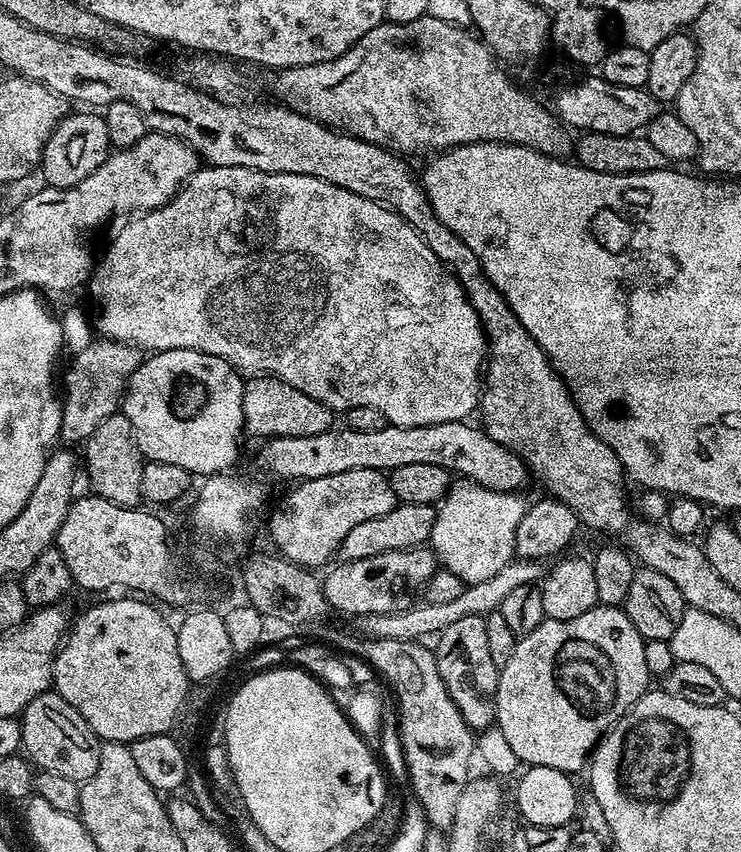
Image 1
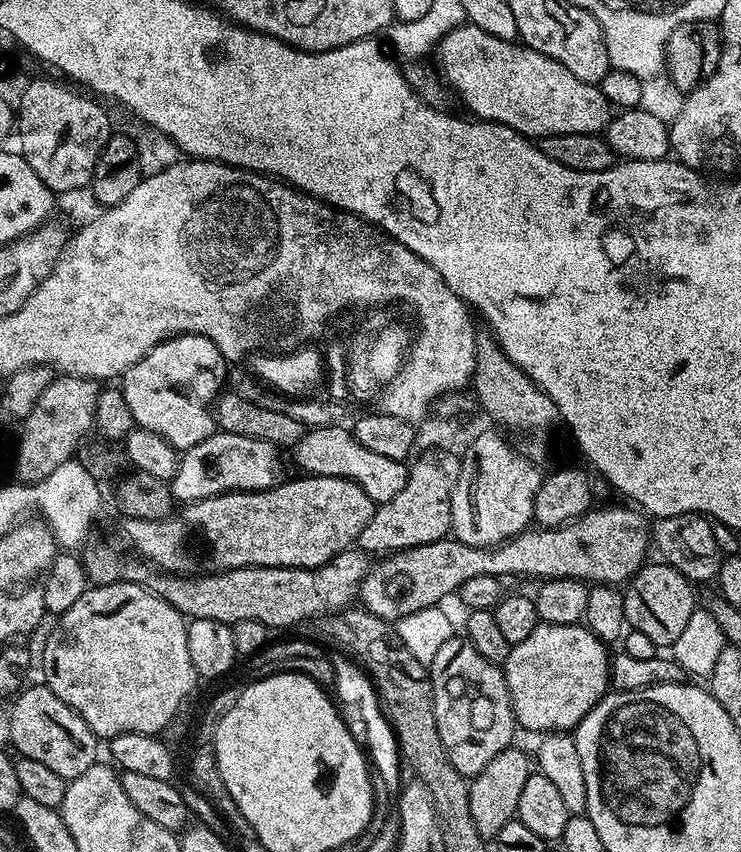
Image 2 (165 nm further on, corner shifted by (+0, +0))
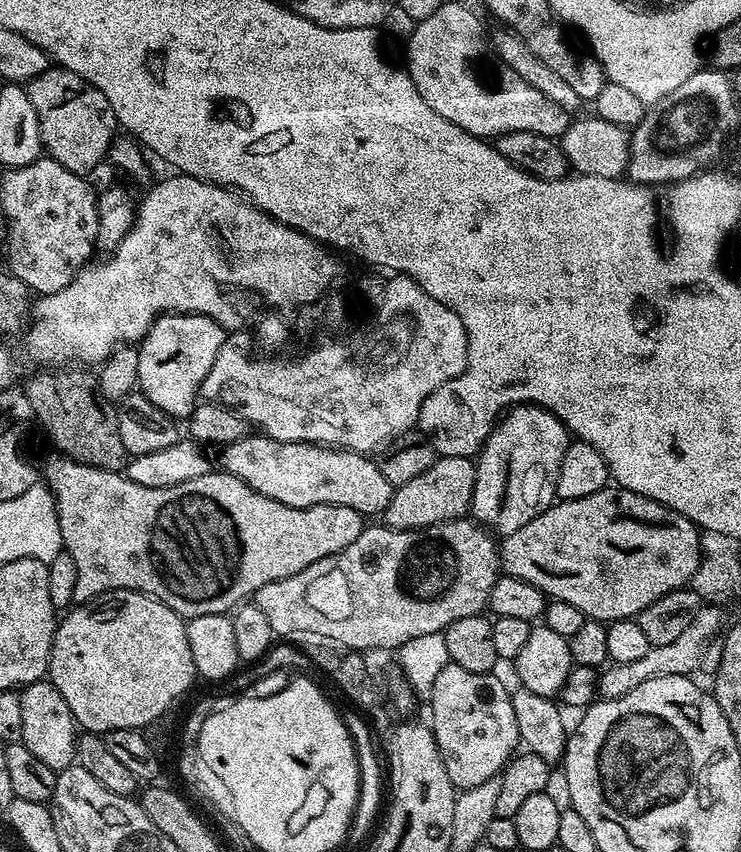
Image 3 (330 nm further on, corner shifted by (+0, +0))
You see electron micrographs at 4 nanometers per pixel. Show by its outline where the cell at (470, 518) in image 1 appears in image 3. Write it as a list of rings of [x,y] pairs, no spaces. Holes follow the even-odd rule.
[[[529,403],[513,407],[488,433],[474,460],[476,482],[471,515],[476,523],[484,525],[489,532],[503,538],[514,534],[514,530],[522,530],[526,522],[538,518],[538,514],[542,514],[556,500],[558,470],[562,466],[562,458],[569,443],[568,427],[547,408]]]

